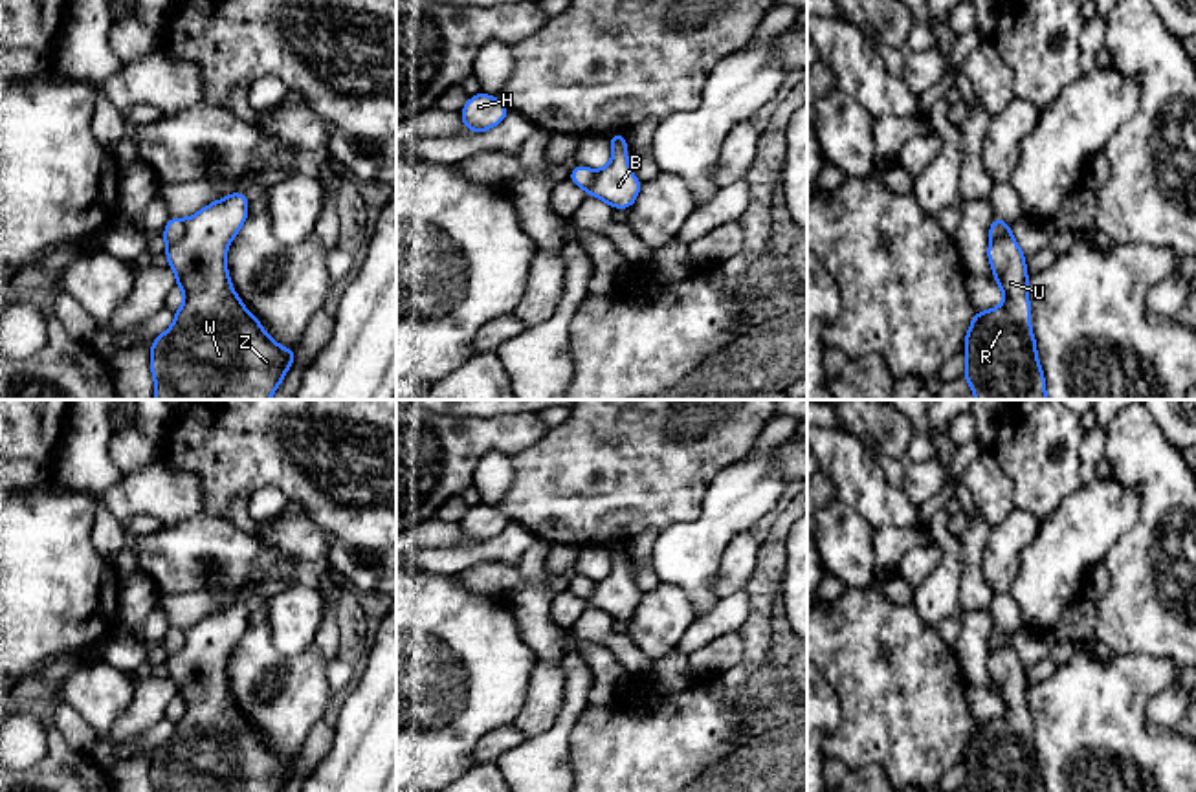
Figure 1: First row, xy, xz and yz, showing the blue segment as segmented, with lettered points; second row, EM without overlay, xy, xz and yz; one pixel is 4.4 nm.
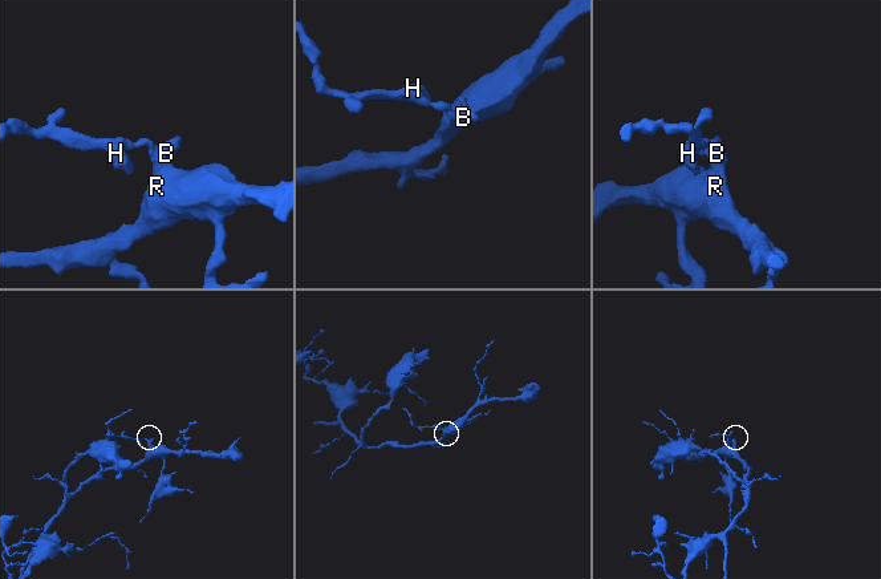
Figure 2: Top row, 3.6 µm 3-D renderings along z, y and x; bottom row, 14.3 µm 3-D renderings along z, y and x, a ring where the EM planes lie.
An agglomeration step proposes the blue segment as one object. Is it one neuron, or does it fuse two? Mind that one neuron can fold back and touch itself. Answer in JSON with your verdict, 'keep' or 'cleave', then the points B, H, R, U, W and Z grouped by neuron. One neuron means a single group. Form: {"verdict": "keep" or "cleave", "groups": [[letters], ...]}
{"verdict": "keep", "groups": [["B", "H", "R", "U", "W", "Z"]]}

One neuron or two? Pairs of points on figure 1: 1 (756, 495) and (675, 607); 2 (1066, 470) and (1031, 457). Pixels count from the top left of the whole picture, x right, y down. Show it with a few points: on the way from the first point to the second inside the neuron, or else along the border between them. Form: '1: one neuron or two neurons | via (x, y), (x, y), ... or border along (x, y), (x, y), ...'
1: two neurons | border along (686, 598), (696, 618)
2: one neuron | via (1057, 470), (1052, 470), (1040, 459)

